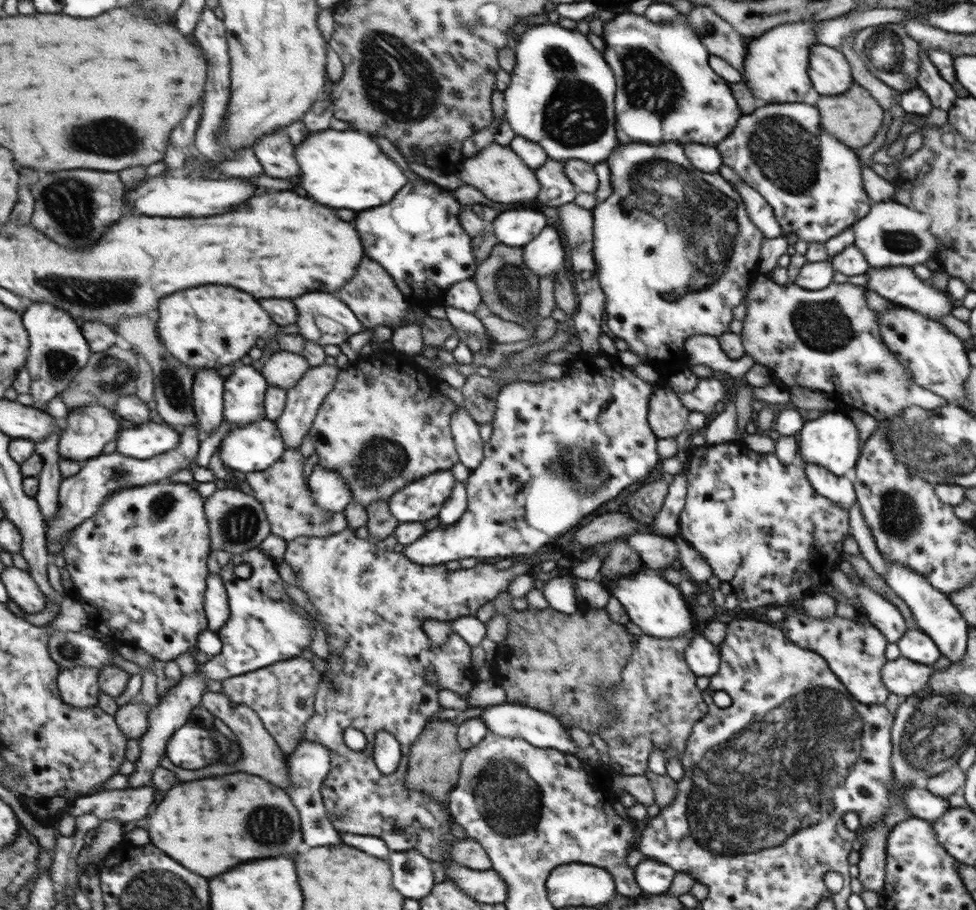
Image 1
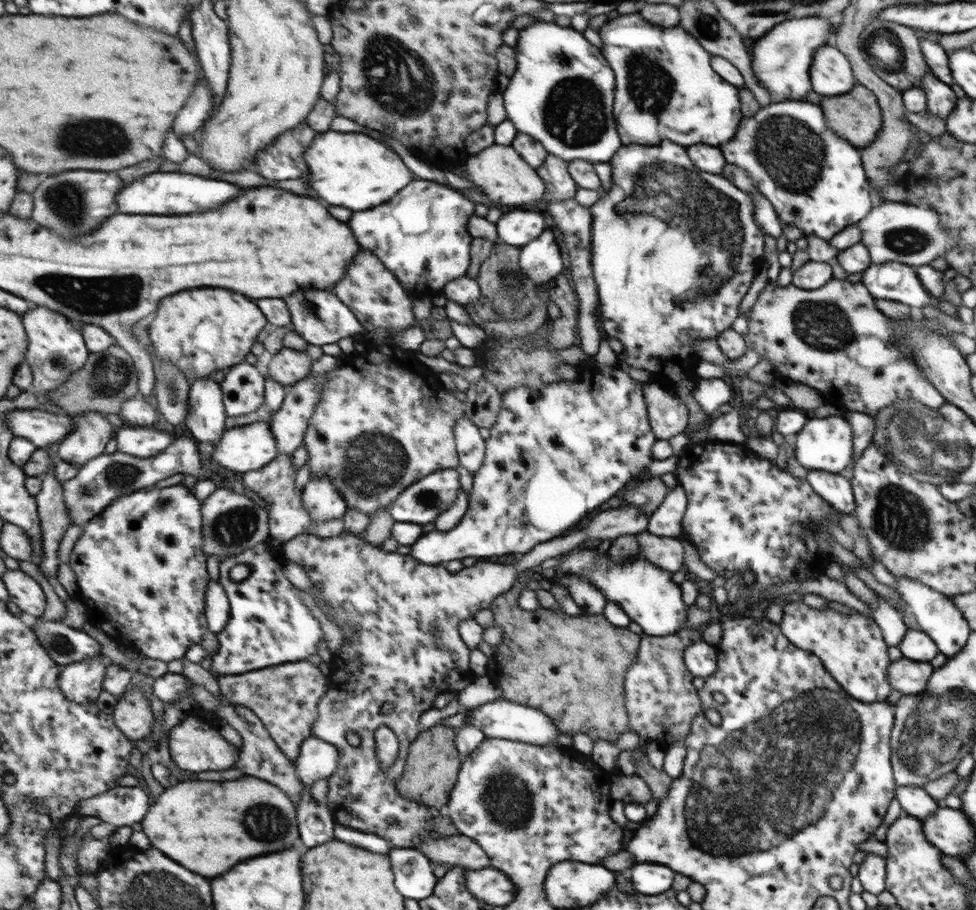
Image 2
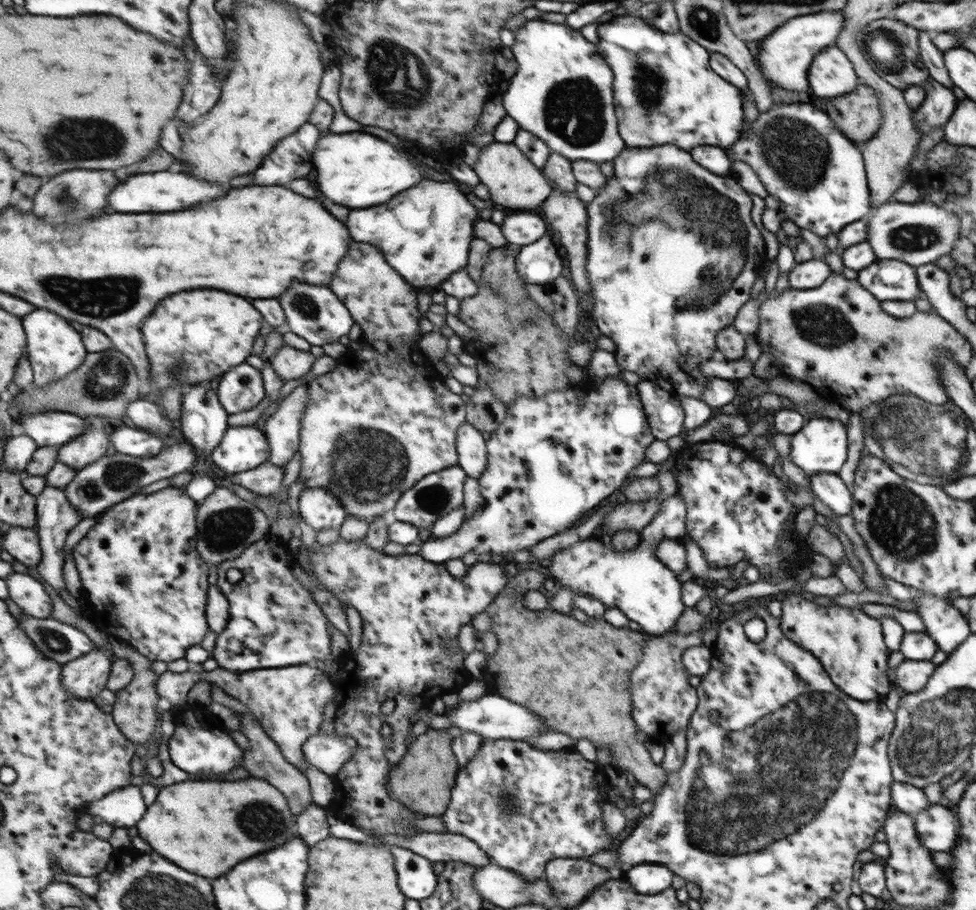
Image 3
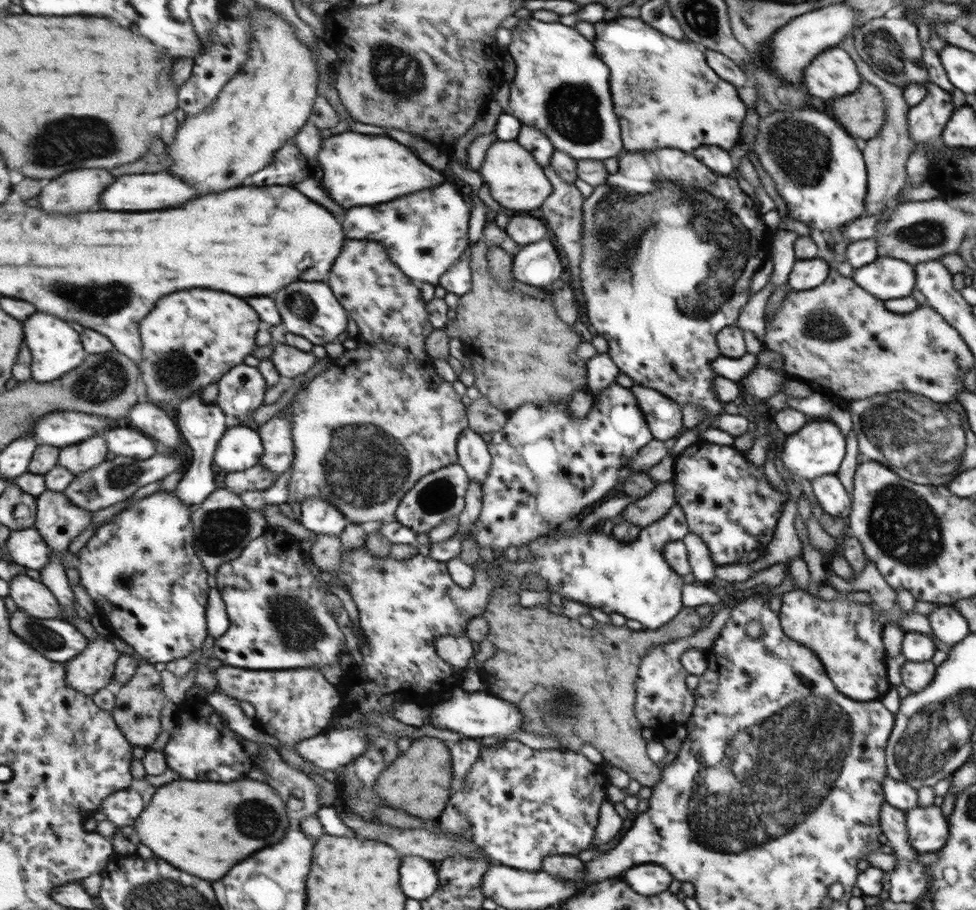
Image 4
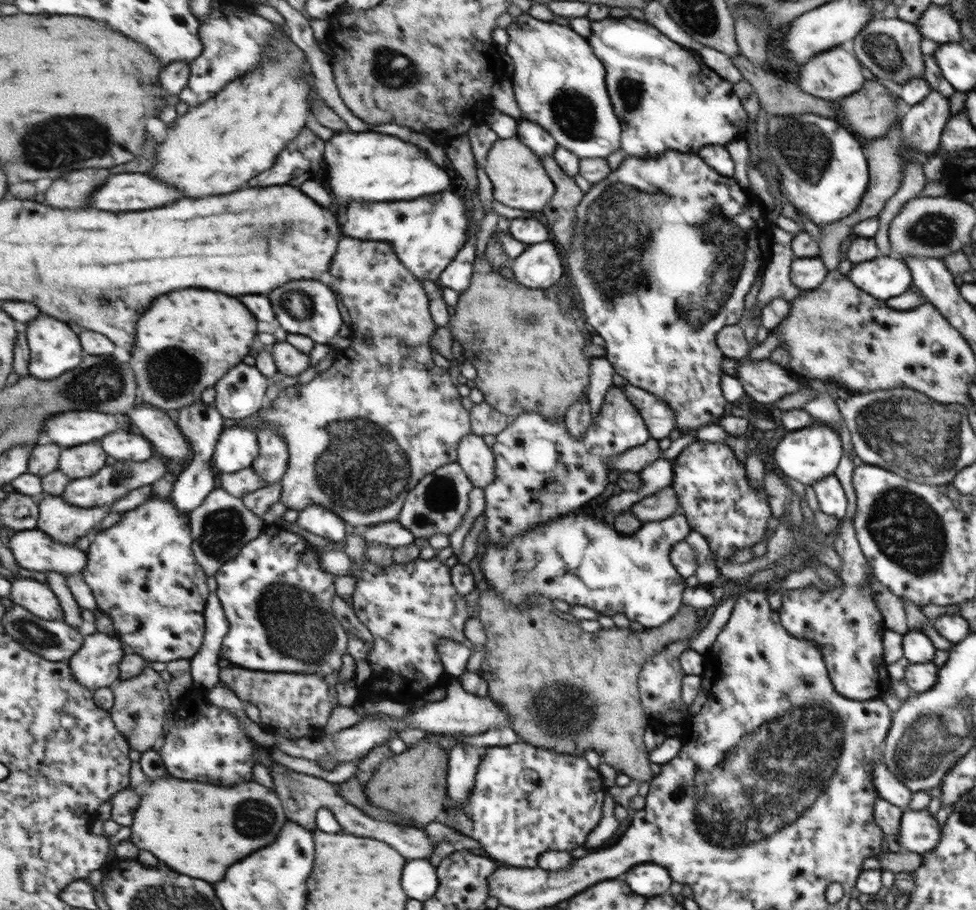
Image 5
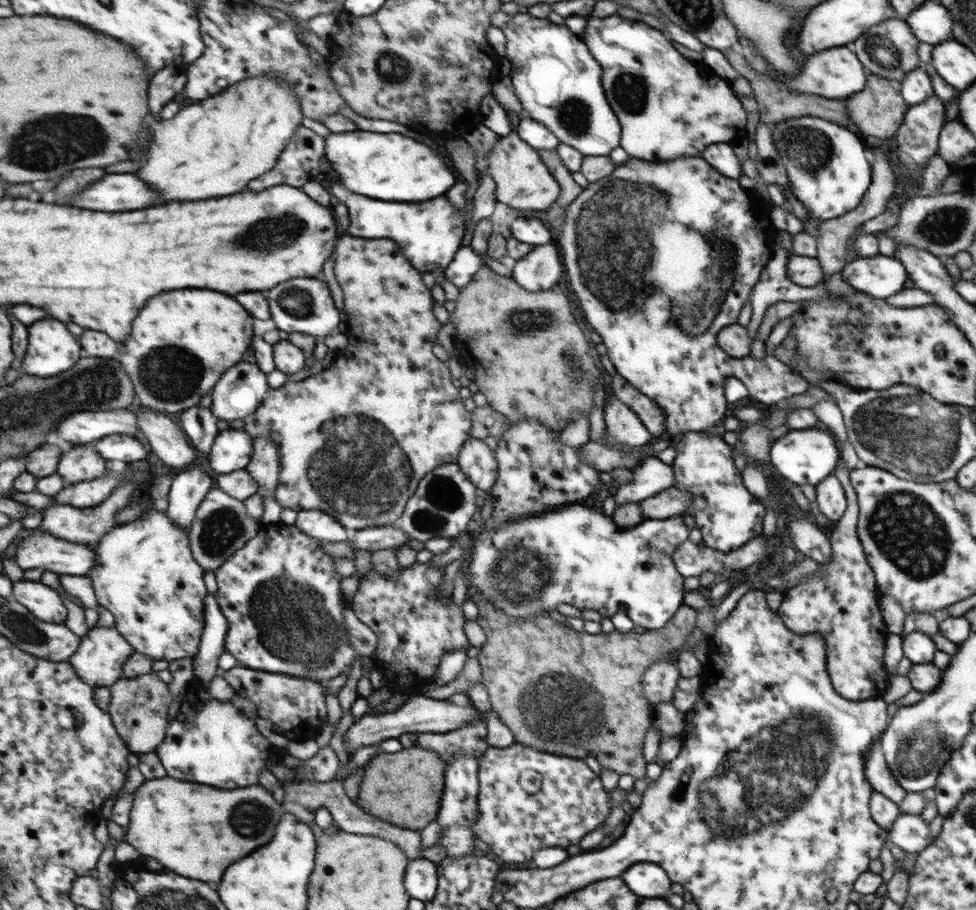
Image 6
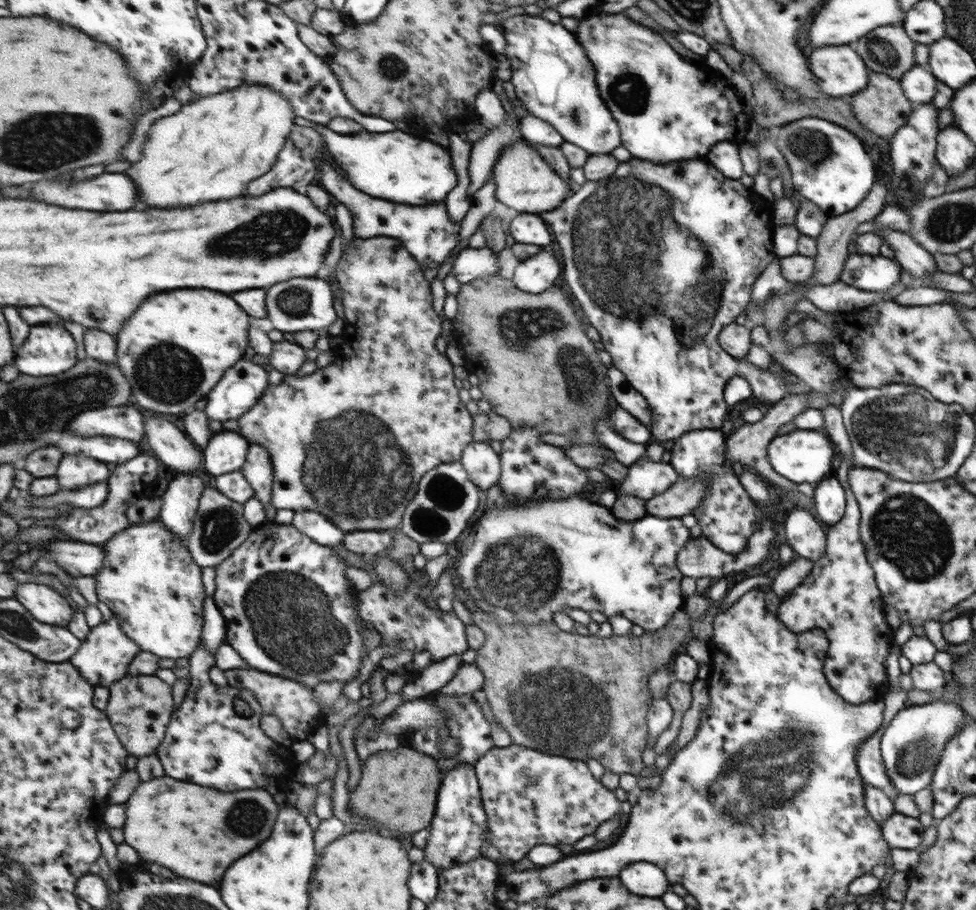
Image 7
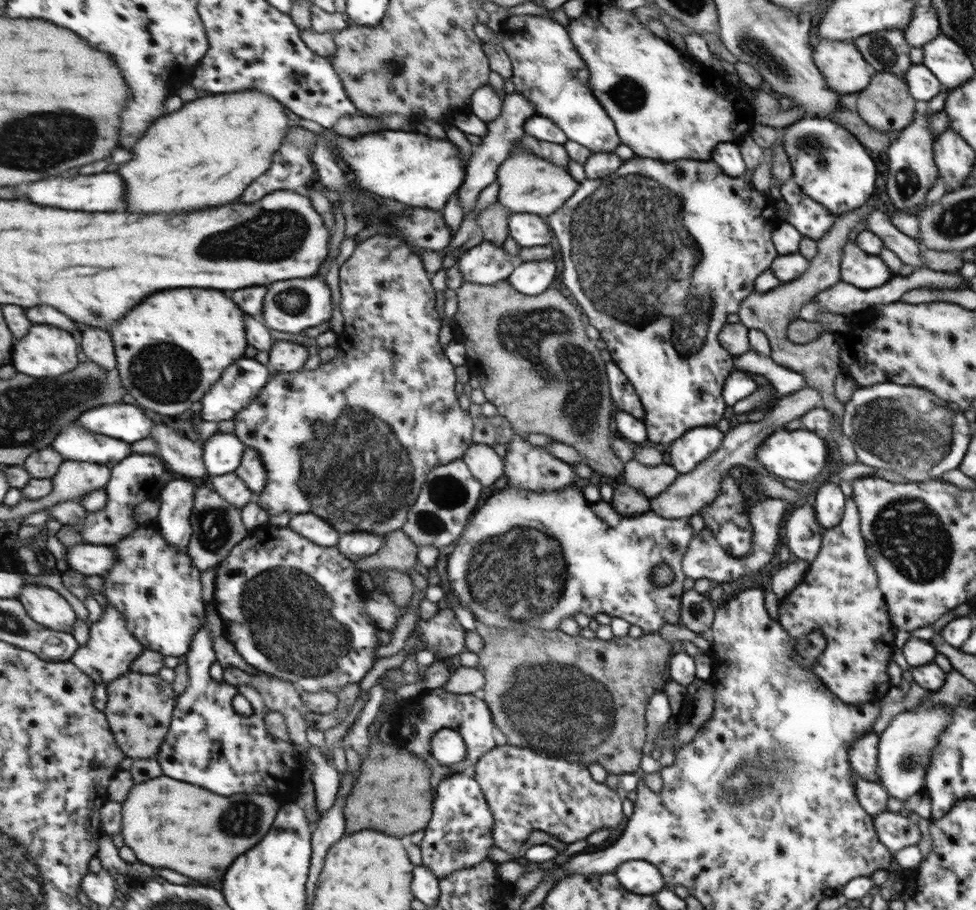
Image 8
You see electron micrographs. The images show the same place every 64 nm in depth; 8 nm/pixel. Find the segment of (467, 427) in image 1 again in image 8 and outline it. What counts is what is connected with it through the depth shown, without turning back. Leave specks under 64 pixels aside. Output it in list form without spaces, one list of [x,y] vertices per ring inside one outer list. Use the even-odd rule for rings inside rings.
[[[471,444],[461,460],[469,468],[470,474],[483,483],[483,488],[489,489],[504,474],[503,459],[485,444]]]

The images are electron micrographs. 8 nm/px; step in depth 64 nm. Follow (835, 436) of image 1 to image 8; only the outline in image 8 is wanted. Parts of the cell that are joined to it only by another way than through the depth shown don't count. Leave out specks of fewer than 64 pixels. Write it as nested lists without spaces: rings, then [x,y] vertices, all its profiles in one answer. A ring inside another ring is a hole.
[[[783,428],[775,429],[765,438],[755,453],[754,460],[767,473],[772,473],[781,479],[789,479],[797,483],[801,480],[813,480],[817,476],[817,472],[823,470],[827,452],[823,446],[823,440],[817,438],[815,433],[809,430],[791,430],[787,431]]]

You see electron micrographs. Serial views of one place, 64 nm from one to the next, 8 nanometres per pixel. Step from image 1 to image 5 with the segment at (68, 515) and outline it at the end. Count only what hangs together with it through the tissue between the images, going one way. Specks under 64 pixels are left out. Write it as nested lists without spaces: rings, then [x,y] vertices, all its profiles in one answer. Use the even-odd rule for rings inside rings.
[[[157,456],[142,462],[117,461],[112,466],[106,465],[96,476],[71,480],[62,497],[69,504],[81,508],[95,508],[116,502],[119,498],[127,496],[135,488],[141,488],[146,484],[152,485],[153,482],[157,482],[159,478],[163,478],[167,473],[167,462],[157,460]]]

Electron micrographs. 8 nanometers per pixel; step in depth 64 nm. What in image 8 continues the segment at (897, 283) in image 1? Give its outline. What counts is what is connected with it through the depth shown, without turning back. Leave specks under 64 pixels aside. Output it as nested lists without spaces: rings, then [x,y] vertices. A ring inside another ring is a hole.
[[[848,239],[841,247],[839,272],[841,281],[865,290],[879,287],[894,276],[879,255],[867,254]]]

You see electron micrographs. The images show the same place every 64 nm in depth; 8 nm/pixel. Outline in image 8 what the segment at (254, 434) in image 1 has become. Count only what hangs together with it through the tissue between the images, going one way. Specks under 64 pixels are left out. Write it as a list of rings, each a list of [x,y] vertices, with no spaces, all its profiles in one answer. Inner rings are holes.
[[[216,432],[204,444],[204,462],[211,477],[235,473],[248,447],[237,435]]]

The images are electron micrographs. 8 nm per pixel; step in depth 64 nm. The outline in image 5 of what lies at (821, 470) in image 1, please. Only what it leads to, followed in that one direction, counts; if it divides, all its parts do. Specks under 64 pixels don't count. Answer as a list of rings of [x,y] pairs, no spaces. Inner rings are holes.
[[[834,475],[813,483],[811,488],[823,514],[828,514],[839,520],[846,516],[848,500],[845,491]]]

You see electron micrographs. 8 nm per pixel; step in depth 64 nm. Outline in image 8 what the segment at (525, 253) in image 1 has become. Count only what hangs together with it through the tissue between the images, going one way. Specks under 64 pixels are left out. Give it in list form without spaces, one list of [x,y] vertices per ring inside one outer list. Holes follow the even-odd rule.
[[[529,260],[521,261],[516,266],[507,281],[515,290],[527,296],[541,294],[549,288],[550,282],[555,278],[555,264],[553,260]]]

